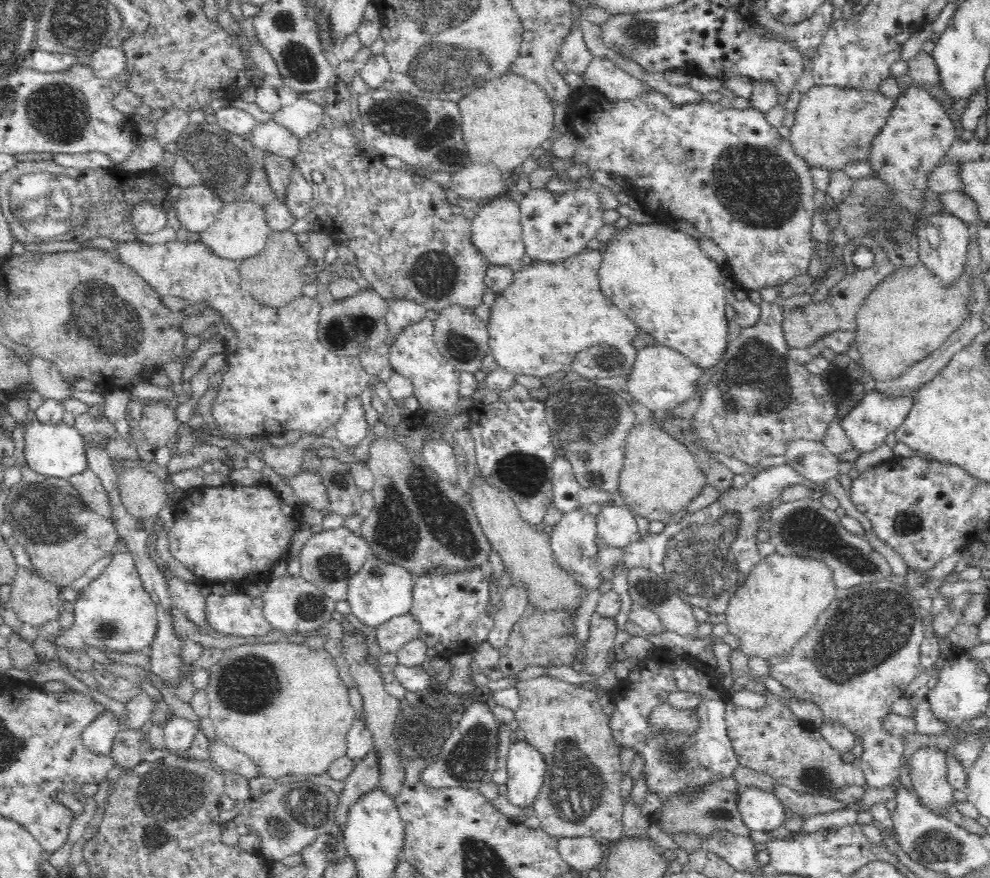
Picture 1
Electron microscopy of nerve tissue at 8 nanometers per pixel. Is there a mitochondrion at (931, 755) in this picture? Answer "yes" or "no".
no

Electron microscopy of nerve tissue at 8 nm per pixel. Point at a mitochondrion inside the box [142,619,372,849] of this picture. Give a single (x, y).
(247, 687)

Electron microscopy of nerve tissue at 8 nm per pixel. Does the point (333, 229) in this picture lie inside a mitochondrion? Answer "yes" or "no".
no

